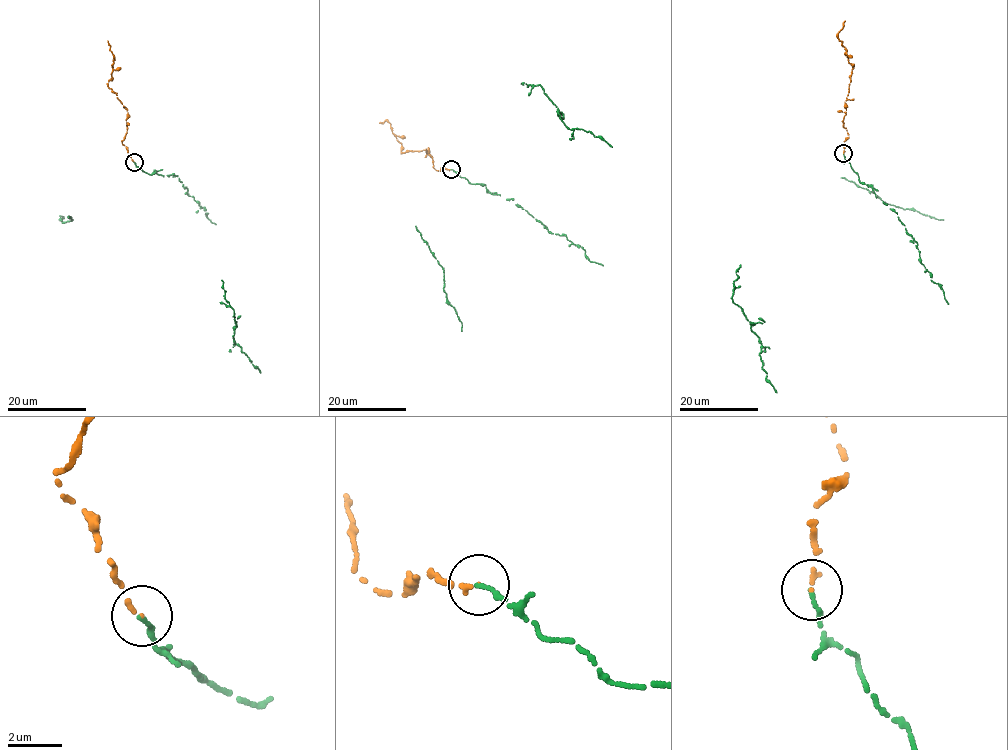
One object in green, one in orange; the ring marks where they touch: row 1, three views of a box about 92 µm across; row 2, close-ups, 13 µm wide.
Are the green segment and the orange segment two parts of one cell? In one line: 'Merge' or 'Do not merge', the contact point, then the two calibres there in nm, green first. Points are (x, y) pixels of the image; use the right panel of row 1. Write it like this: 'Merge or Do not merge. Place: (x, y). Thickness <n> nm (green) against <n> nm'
Merge. Place: (843, 153). Thickness 140 nm (green) against 130 nm

